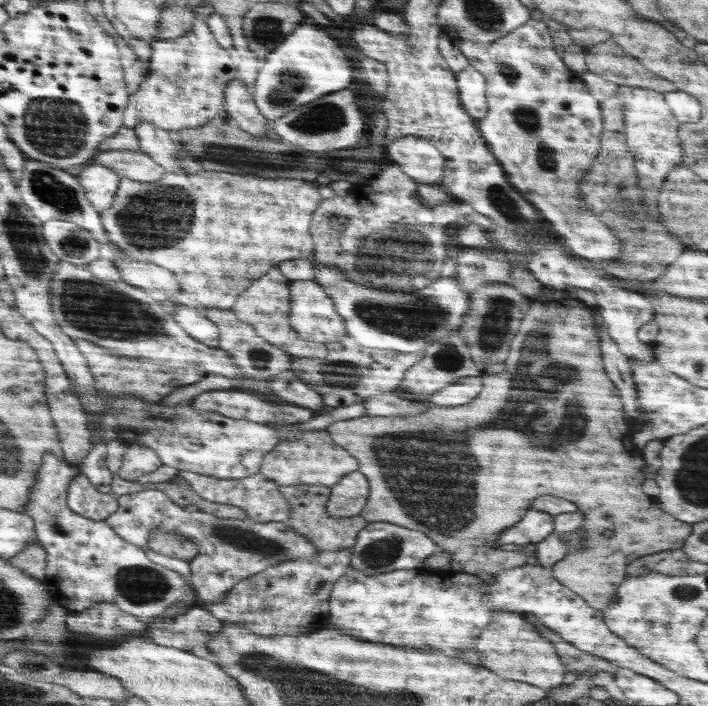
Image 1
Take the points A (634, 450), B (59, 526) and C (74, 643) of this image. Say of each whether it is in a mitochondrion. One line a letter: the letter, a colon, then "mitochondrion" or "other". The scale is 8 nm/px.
A: other
B: mitochondrion
C: other

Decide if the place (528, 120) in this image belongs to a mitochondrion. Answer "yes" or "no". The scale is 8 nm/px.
yes

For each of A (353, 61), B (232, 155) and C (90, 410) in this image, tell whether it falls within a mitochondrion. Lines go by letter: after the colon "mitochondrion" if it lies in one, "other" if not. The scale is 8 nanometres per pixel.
A: other
B: mitochondrion
C: other

